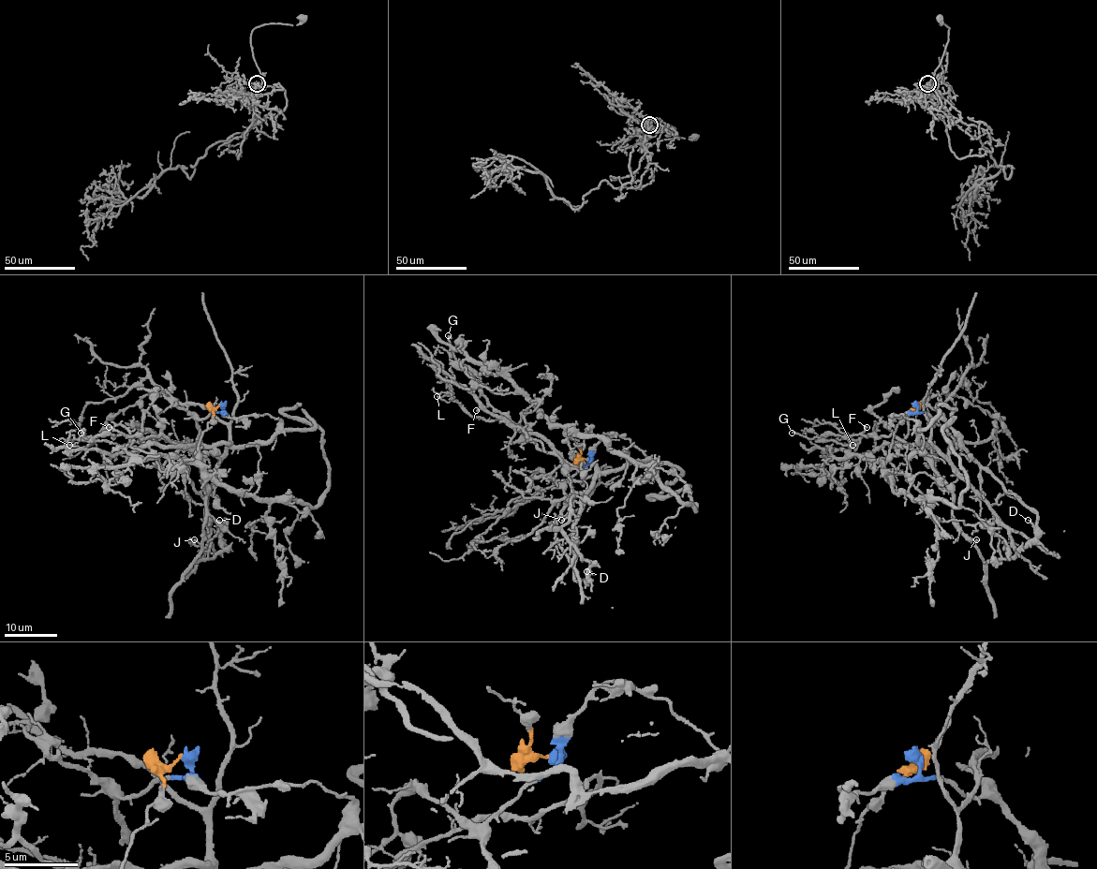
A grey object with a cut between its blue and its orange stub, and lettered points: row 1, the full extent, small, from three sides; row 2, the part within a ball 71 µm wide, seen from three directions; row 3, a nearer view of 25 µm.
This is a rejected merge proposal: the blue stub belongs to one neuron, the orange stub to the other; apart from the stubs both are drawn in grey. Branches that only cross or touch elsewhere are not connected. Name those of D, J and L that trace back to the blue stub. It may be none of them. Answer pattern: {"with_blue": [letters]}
{"with_blue": ["D", "J"]}

